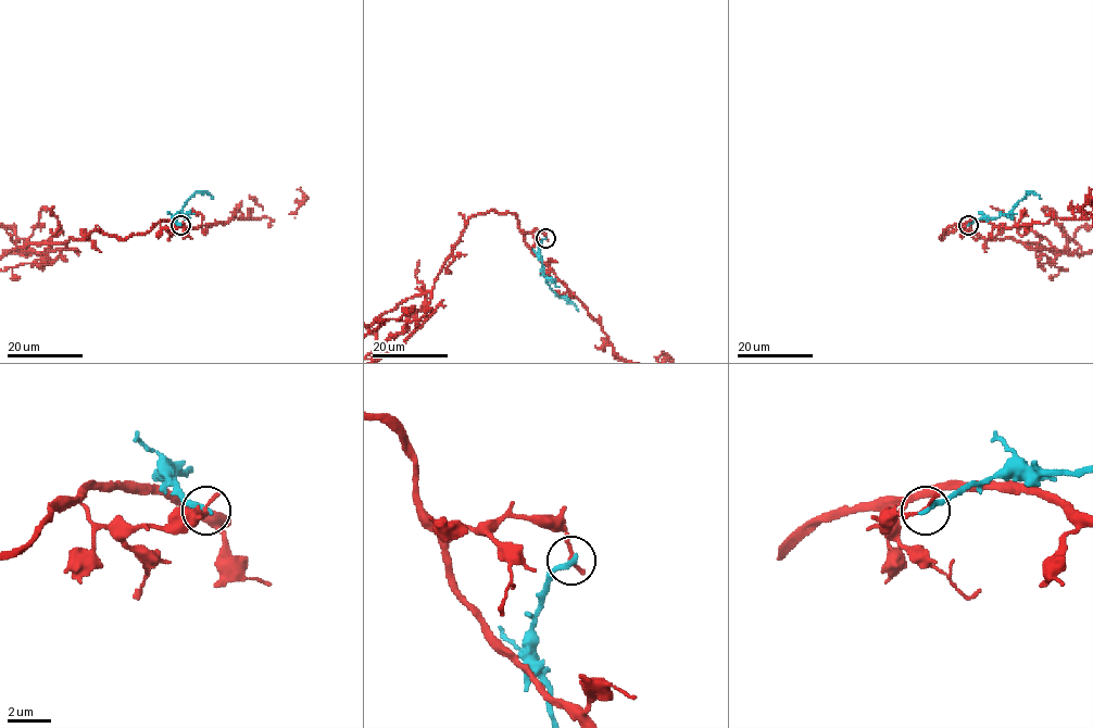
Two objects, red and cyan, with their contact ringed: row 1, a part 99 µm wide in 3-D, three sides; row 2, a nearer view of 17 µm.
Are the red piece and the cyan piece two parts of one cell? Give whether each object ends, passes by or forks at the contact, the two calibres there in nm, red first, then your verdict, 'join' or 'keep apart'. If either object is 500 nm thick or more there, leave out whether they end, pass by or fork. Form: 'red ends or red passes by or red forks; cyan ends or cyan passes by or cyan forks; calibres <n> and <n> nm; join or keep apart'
red ends; cyan ends; calibres 180 and 280 nm; keep apart

